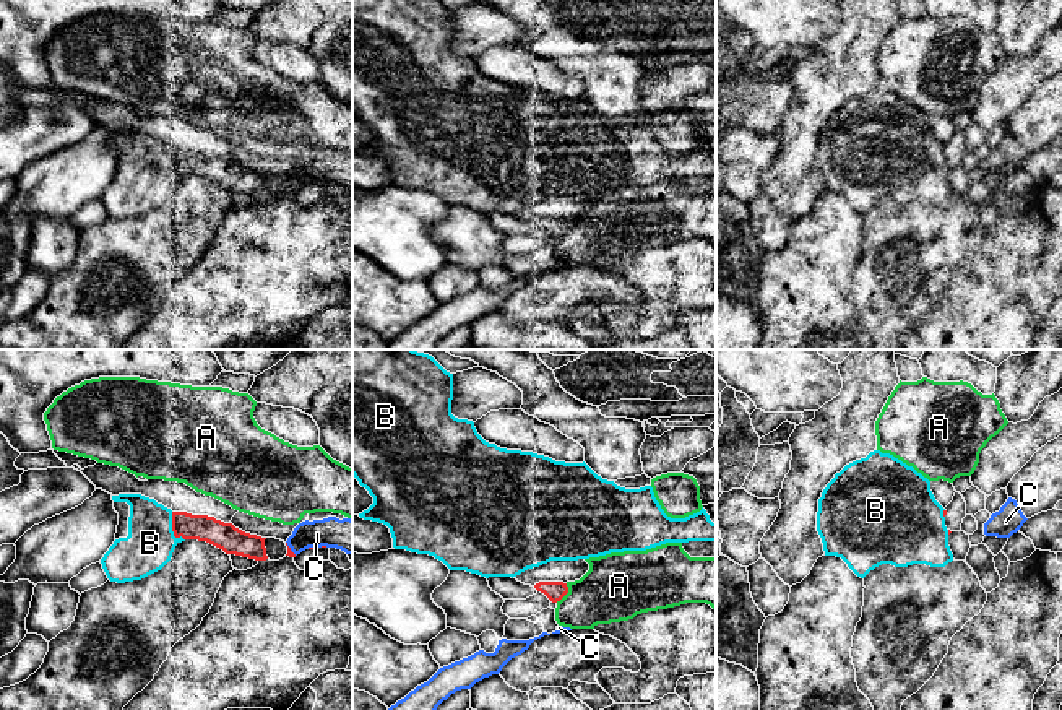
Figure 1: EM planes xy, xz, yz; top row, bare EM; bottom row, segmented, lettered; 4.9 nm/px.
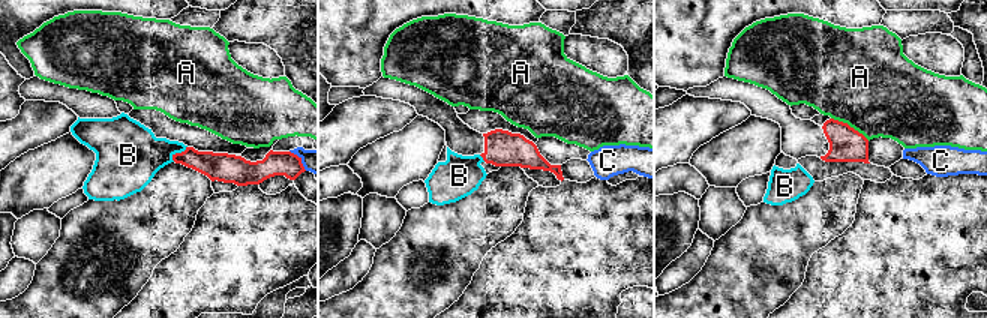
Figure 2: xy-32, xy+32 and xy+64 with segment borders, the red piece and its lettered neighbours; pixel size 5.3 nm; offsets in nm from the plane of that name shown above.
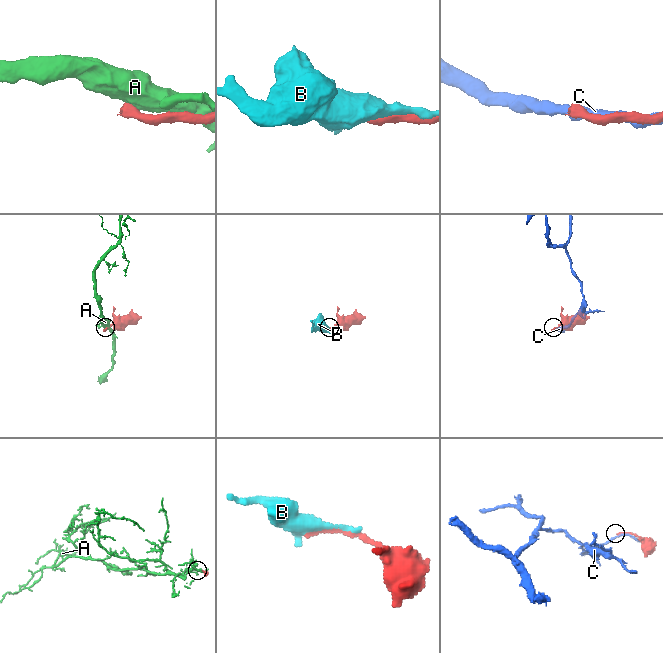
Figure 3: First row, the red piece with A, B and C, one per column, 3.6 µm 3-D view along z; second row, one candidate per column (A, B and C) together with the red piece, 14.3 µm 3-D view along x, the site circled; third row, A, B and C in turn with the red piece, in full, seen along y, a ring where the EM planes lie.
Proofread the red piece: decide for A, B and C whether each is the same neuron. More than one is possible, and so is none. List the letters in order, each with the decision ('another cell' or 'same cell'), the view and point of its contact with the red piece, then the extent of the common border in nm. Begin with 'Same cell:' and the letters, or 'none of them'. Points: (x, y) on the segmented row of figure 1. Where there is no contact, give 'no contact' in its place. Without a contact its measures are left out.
Same cell: none of them
A: another cell; contact xz (565, 593); length 110 nm
B: another cell; contact xy (172, 528); length 160 nm
C: another cell; contact xy (289, 548); length 90 nm

